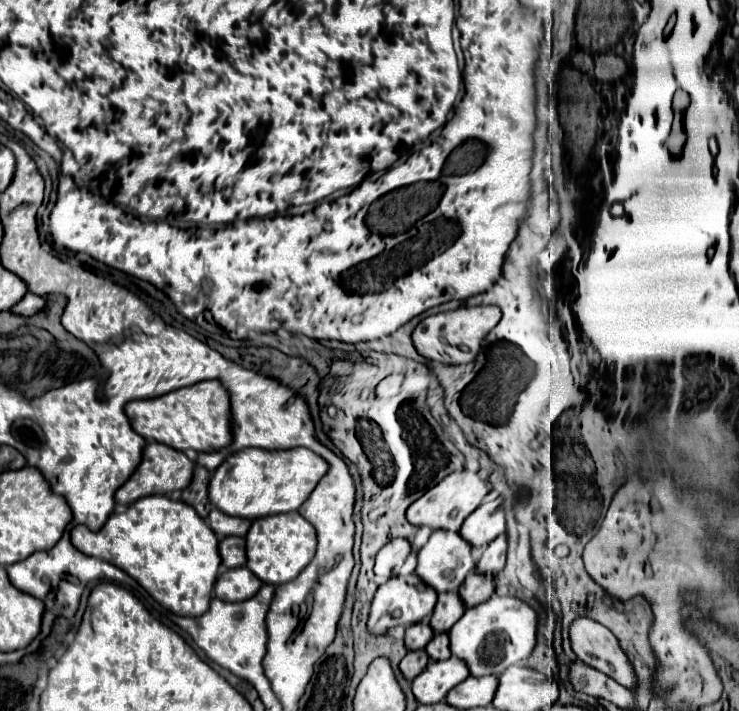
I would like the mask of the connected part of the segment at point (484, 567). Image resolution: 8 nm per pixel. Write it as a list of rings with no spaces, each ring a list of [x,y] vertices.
[[[506,533],[498,535],[482,553],[480,563],[478,563],[478,571],[480,573],[492,573],[498,575],[504,569],[504,561],[506,561],[506,549],[508,549],[508,541],[506,541]]]

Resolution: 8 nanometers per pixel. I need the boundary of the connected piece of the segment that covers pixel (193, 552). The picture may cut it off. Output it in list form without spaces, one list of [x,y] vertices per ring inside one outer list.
[[[152,495],[138,499],[128,511],[112,513],[106,525],[100,531],[90,531],[86,525],[78,525],[72,529],[72,545],[90,557],[100,557],[116,567],[124,569],[130,577],[134,577],[162,607],[176,615],[200,617],[208,611],[212,589],[218,577],[218,567],[222,563],[218,553],[218,537],[204,523],[204,519],[194,511],[192,505],[184,501],[174,501],[166,495]]]

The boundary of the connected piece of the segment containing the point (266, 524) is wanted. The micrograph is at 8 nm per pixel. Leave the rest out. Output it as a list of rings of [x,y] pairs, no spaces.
[[[300,513],[268,515],[252,521],[246,535],[246,567],[258,575],[264,583],[280,585],[292,581],[314,557],[316,553],[316,529]]]

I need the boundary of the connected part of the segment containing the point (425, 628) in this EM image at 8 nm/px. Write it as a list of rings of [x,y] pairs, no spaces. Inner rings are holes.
[[[420,621],[418,625],[406,627],[404,641],[406,641],[408,649],[418,649],[418,647],[424,647],[432,637],[434,637],[434,631],[432,631],[430,623],[428,621]]]

